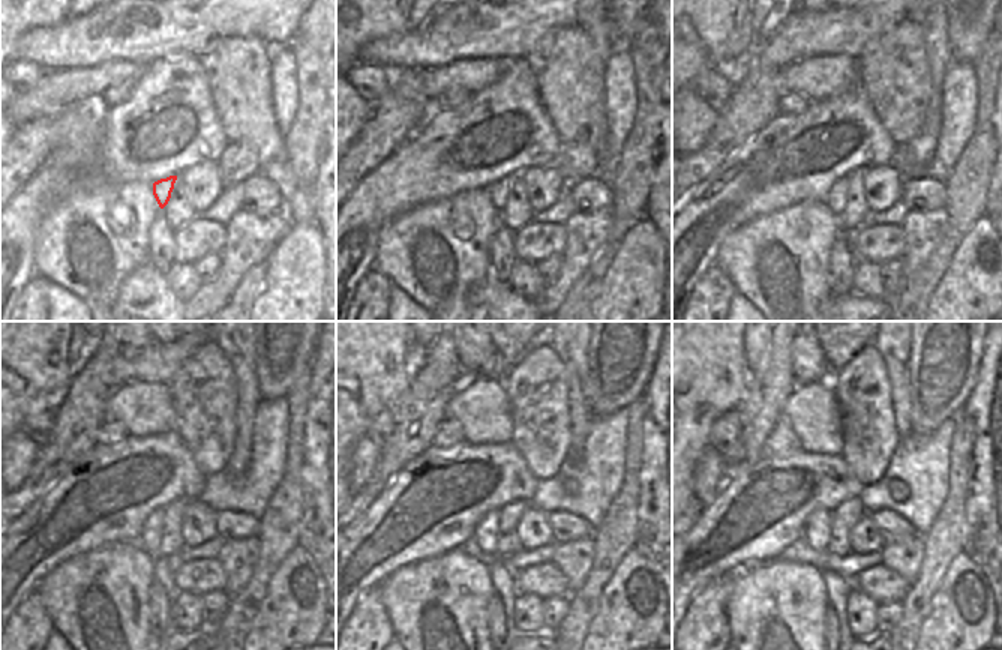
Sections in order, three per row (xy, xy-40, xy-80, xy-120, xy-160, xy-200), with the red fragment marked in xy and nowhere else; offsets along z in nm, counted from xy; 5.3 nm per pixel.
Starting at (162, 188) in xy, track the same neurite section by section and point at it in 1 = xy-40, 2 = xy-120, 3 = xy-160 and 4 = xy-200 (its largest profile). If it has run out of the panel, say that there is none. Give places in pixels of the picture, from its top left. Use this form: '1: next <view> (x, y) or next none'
1: next xy-40 (498, 191)
2: next xy-120 (150, 533)
3: next xy-160 (485, 533)
4: next xy-200 (818, 526)

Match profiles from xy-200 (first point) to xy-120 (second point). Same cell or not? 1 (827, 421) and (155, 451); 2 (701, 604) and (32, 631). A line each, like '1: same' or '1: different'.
1: different
2: same

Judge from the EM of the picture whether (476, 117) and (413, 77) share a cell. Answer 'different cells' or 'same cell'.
different cells

